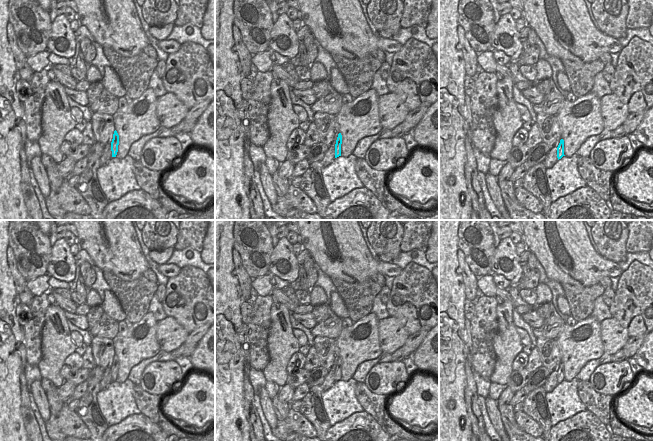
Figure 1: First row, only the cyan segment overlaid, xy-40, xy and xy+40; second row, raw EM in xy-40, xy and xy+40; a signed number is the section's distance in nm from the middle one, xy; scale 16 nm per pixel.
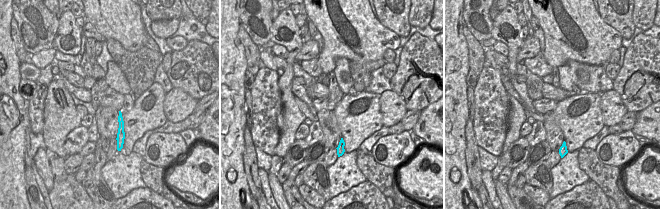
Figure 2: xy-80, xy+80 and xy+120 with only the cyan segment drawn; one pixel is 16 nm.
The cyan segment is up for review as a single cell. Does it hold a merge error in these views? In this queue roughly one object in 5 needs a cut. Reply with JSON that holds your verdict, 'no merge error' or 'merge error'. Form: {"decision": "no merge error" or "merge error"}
{"decision": "no merge error"}

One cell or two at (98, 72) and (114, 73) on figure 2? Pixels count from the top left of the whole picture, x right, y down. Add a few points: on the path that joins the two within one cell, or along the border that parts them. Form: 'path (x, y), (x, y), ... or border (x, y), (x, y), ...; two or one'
border (106, 73), (103, 78); two

